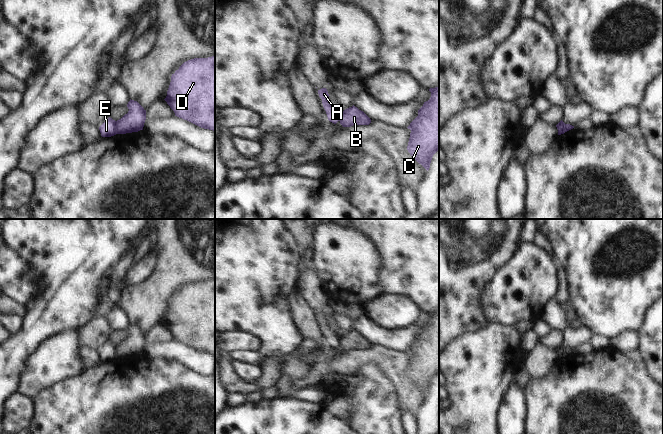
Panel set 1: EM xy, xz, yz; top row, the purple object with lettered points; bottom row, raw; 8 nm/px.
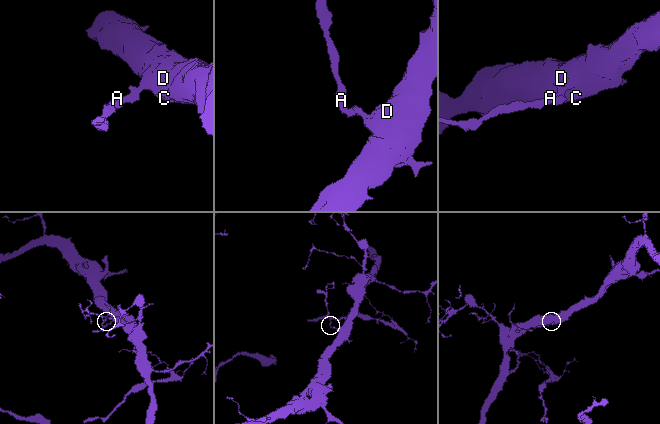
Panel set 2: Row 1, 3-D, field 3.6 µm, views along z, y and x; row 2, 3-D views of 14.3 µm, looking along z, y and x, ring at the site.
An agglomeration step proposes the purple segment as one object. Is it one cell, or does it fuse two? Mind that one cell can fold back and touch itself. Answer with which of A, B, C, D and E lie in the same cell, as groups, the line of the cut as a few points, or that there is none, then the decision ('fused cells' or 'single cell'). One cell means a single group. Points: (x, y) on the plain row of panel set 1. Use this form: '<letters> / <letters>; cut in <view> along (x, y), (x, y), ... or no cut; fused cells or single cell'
A E / B C D; cut in xy along (114, 345), (114, 354), (117, 357); fused cells

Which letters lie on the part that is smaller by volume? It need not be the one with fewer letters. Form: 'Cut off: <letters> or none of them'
Cut off: A, E.

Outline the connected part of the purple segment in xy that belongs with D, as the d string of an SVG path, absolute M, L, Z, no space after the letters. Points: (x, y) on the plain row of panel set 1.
M215 280L194 282L184 286L171 300L164 323L175 340L201 352L215 355Z

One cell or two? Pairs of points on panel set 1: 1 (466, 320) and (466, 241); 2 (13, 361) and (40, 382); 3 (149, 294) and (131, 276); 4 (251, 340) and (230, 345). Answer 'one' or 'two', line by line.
1: one
2: two
3: two
4: one

